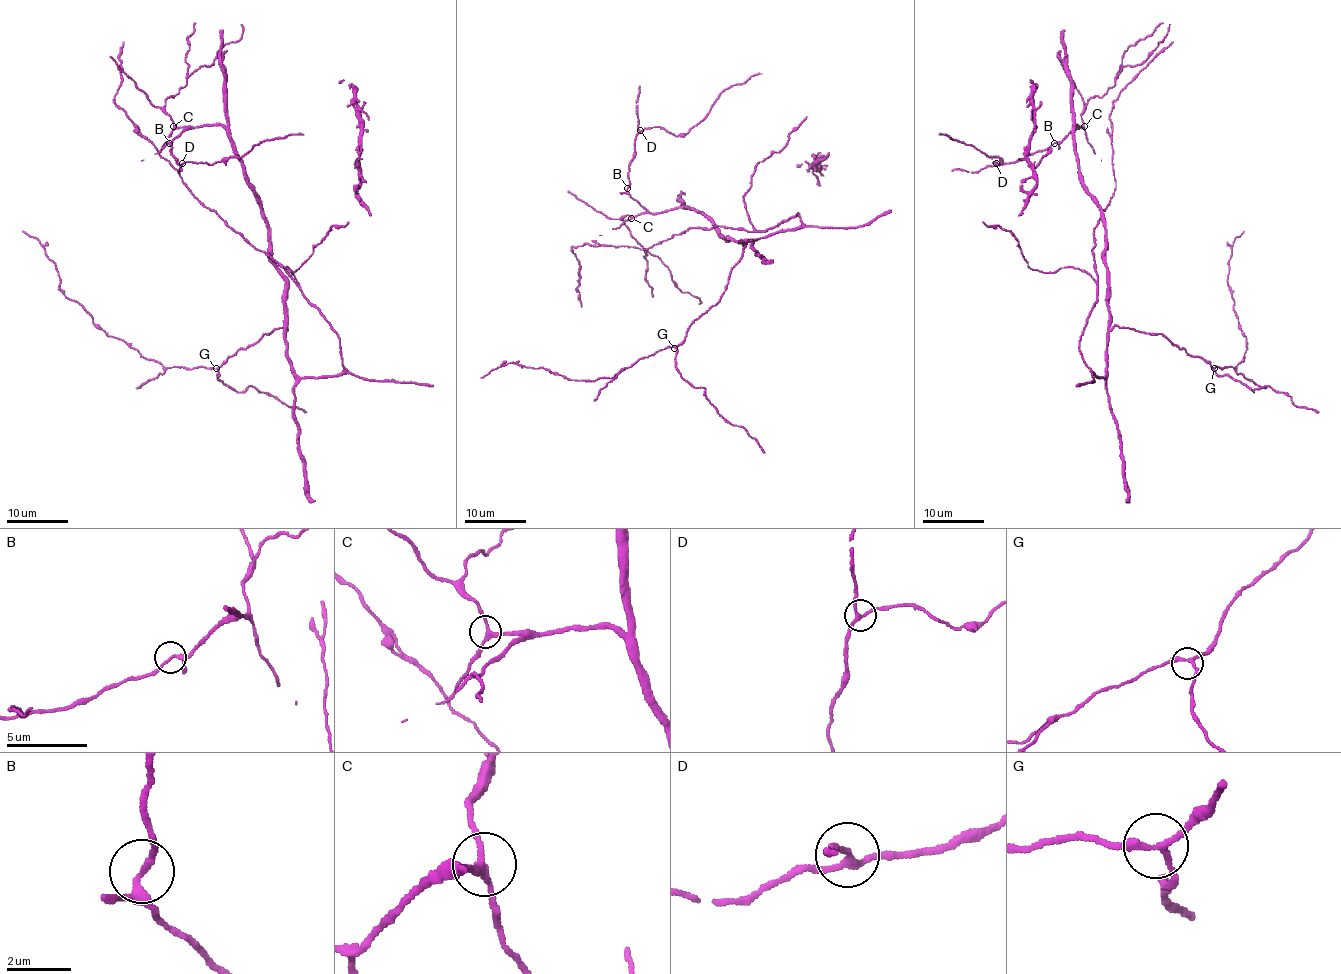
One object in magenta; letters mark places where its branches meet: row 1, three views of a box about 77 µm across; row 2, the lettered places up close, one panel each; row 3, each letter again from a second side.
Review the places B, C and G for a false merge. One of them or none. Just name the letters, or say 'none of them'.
none of them

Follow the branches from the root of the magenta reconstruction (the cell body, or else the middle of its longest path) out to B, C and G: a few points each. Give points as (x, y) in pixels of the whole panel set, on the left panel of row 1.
B: (288, 350), (286, 276), (271, 255), (268, 220), (231, 135), (220, 125), (190, 126), (170, 143)
C: (288, 350), (286, 276), (271, 255), (268, 220), (231, 135), (220, 125), (173, 126)
G: (288, 350), (285, 325), (263, 334), (246, 348), (240, 348), (216, 368)

